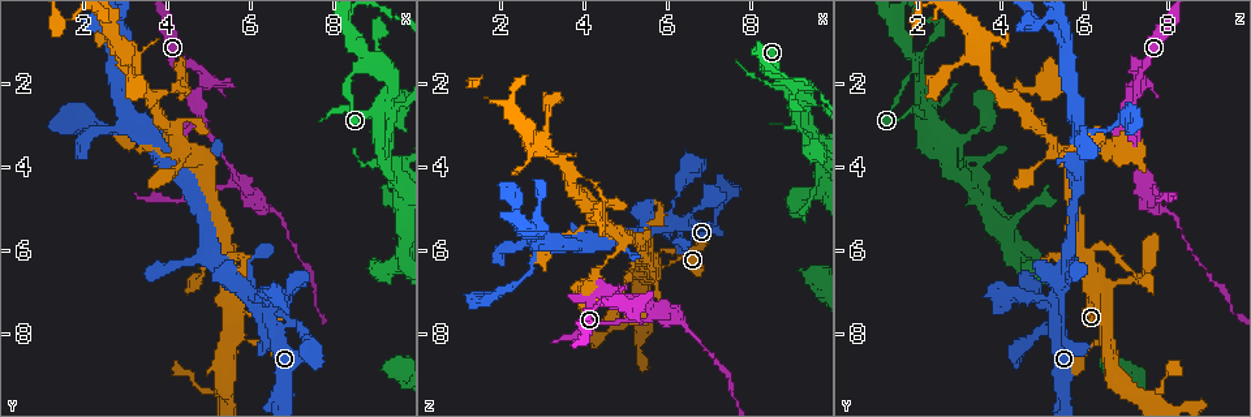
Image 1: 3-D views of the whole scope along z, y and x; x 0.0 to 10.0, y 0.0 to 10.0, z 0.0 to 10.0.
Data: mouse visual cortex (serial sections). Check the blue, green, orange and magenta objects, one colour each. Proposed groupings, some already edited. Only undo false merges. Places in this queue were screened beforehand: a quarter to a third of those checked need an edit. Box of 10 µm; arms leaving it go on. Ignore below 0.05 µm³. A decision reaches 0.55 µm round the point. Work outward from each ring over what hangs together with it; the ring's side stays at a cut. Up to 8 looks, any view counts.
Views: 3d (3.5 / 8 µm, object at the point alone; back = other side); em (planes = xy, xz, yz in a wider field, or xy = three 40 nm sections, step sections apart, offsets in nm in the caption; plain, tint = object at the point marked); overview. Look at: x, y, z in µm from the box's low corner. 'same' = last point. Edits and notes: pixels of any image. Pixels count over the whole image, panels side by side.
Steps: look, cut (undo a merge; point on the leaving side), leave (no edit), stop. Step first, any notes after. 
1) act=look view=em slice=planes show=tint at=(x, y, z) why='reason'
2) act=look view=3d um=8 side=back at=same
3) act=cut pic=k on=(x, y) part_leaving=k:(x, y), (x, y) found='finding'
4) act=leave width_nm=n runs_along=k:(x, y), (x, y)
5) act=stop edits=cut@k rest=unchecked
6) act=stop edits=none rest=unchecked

act=look view=3d um=3.5 at=(4.60, 2.25, 7.25) why='sharp bend'

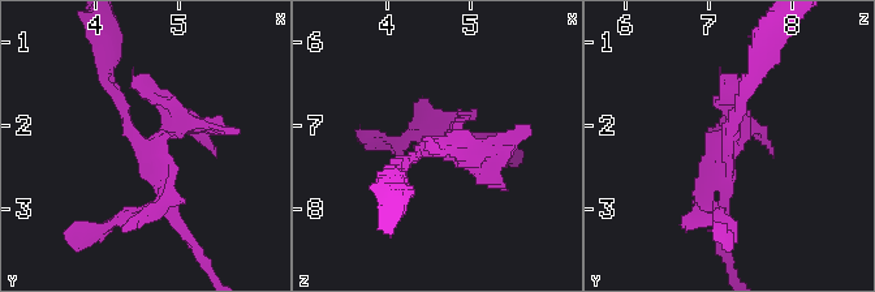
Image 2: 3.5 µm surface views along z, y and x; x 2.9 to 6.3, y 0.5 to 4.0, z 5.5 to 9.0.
act=look view=em slice=xy step=2 show=tint at=(4.60, 2.25, 7.25) why='now the EM'

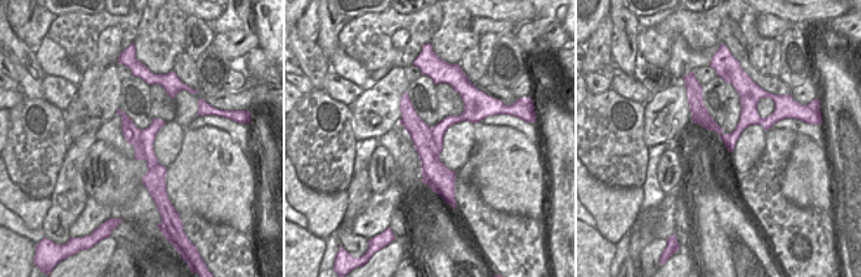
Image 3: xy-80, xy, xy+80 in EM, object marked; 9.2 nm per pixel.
act=cut pic=2 on=(464, 151) width_nm=260 part_leaving=2:(152, 140), (168, 108), (132, 72) found='a second cell is stuck on'

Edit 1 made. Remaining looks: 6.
act=look view=overview

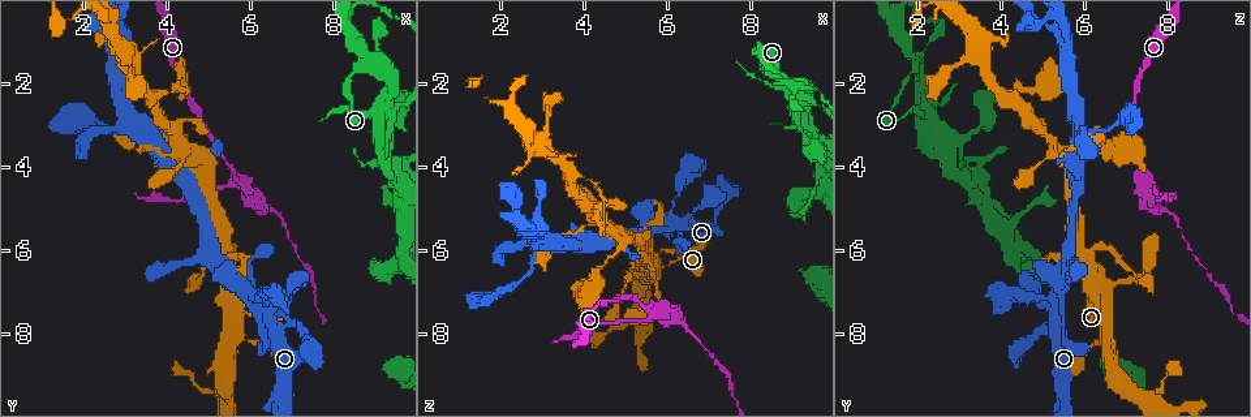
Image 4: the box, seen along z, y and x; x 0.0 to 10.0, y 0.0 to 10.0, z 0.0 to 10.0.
act=look view=3d um=3.5 at=(2.80, 3.15, 6.05) why='sudden change in width'

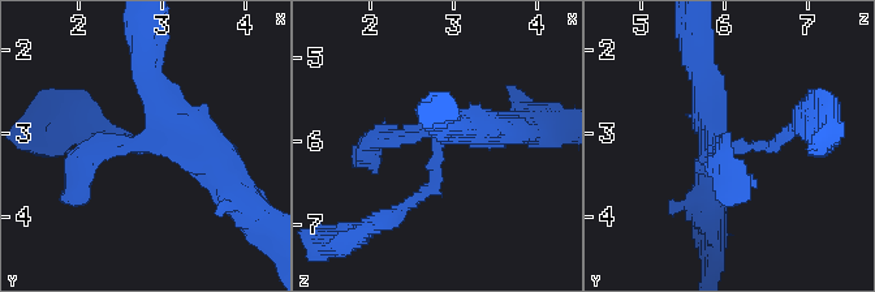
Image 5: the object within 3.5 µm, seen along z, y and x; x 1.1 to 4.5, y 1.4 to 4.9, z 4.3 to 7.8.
act=look view=em slice=xy step=1 show=tint at=(2.85, 3.15, 6.10) arms=3 arm_widths_nm=150,200,400

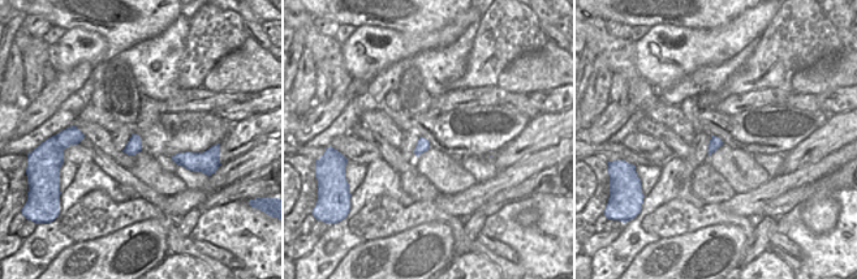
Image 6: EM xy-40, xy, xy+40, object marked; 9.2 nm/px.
act=leave runs_along=5:(505, 129), (445, 136), (438, 183), (393, 217) found='continuous, no second cell'

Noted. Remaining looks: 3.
act=look view=3d um=3.5 at=(3.00, 1.25, 3.50) why='sharp bend'

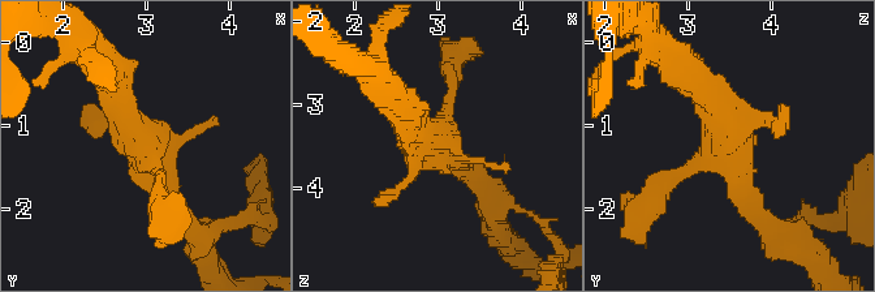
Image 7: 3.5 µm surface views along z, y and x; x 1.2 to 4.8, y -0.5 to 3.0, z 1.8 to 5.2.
act=look view=em slice=planes show=tint at=(2.95, 1.20, 3.45) why='shape alone is not enough'

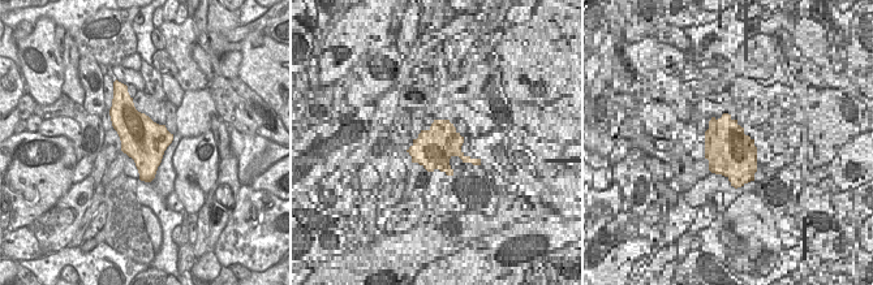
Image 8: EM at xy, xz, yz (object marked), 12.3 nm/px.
act=leave runs_along=7:(181, 211), (146, 167), (110, 76) found='all the same cell'

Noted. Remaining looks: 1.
act=stop edits=cut@2 rest=unchecked

